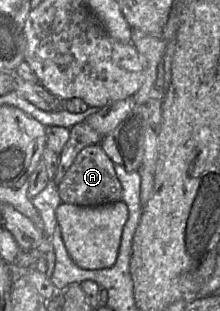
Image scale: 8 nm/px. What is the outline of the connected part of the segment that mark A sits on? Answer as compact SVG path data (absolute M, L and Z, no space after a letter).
M100 143L83 148L69 167L57 190L61 202L80 206L98 206L122 201L122 186L116 176L114 163L103 151Z

